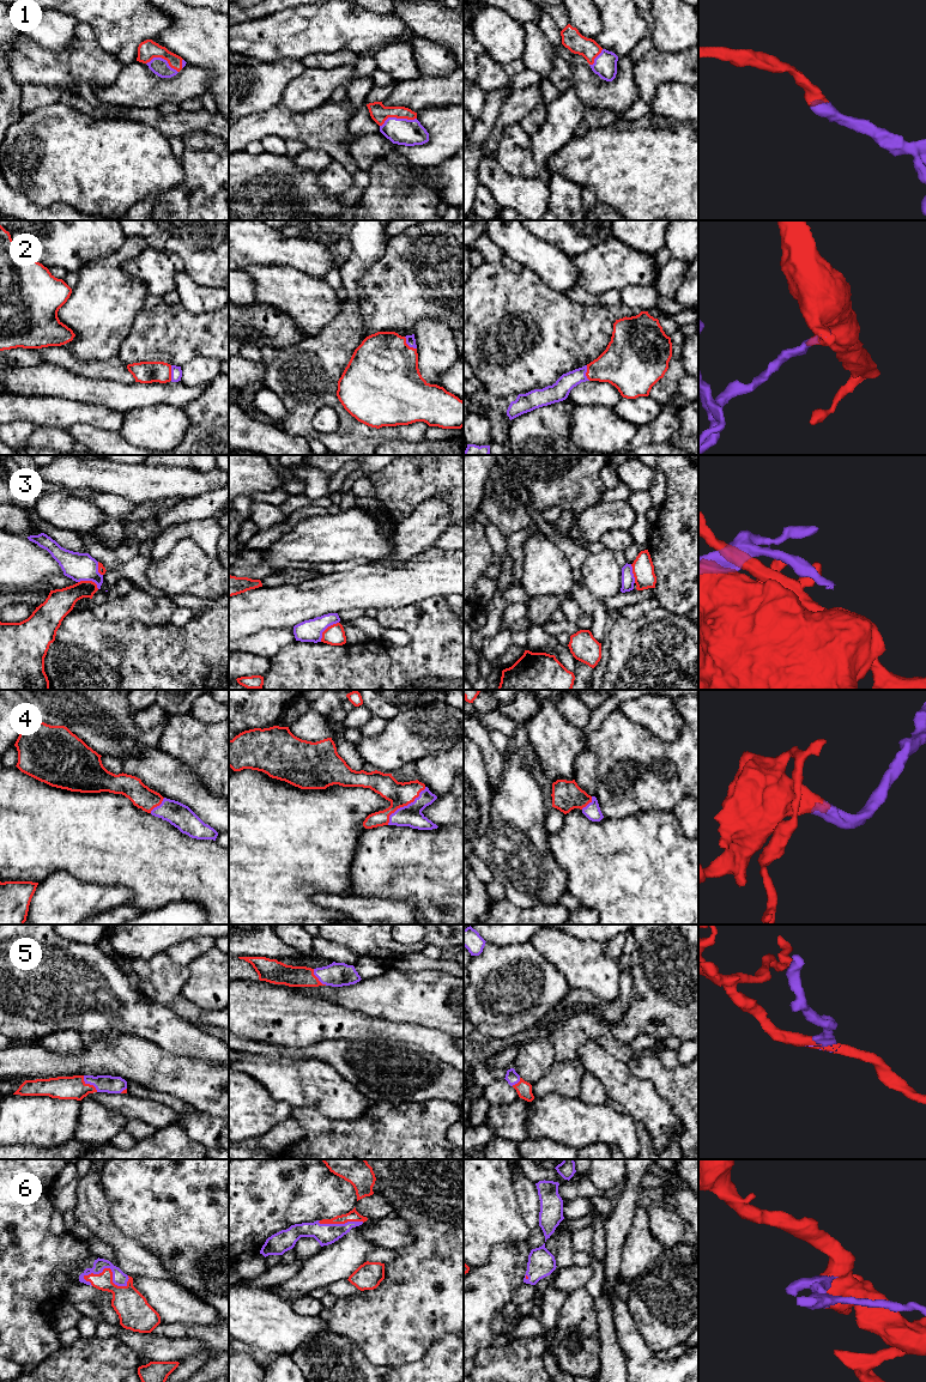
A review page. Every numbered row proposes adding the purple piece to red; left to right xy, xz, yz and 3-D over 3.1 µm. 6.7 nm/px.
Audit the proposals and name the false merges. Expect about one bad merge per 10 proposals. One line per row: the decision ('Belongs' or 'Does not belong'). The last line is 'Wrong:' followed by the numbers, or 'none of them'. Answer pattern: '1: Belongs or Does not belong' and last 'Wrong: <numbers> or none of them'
1: Belongs
2: Belongs
3: Does not belong
4: Belongs
5: Belongs
6: Belongs
Wrong: 3

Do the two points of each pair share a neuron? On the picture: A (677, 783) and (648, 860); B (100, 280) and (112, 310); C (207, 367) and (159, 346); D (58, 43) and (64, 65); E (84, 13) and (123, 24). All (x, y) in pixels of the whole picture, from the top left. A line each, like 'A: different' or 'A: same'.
A: different
B: same
C: different
D: different
E: same

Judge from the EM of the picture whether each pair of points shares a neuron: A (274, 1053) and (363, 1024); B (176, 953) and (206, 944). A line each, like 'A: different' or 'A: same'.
A: different
B: same

